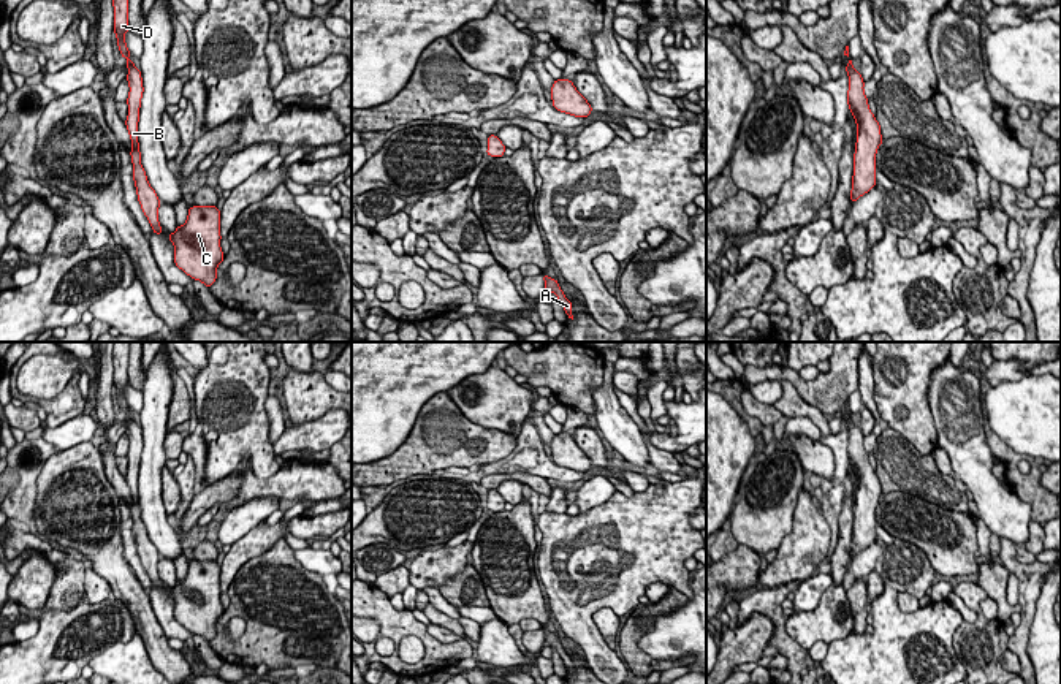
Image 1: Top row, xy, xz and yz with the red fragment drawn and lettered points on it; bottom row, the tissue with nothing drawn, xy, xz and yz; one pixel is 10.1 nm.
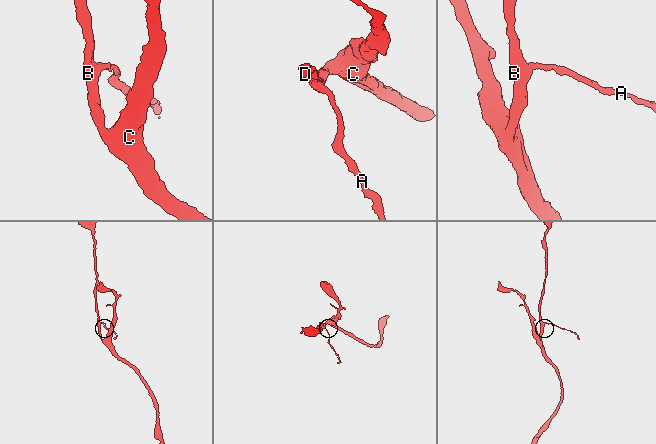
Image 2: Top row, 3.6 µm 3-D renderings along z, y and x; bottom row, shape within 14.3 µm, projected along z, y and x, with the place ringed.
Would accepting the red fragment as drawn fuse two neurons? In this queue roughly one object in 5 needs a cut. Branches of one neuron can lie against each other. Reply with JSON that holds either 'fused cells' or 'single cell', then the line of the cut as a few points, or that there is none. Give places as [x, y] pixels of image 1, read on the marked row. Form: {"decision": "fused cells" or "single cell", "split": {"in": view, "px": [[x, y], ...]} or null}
{"decision": "single cell", "split": null}

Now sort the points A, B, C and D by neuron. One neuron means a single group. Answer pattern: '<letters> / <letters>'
A B C D

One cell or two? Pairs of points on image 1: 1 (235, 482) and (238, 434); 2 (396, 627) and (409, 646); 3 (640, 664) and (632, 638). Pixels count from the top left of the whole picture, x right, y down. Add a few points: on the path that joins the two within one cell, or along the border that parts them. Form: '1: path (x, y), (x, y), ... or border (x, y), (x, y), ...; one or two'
1: border (250, 461), (243, 461), (224, 478), (205, 486); two
2: border (407, 634), (423, 646), (415, 664); two
3: path (635, 657), (632, 645); one

